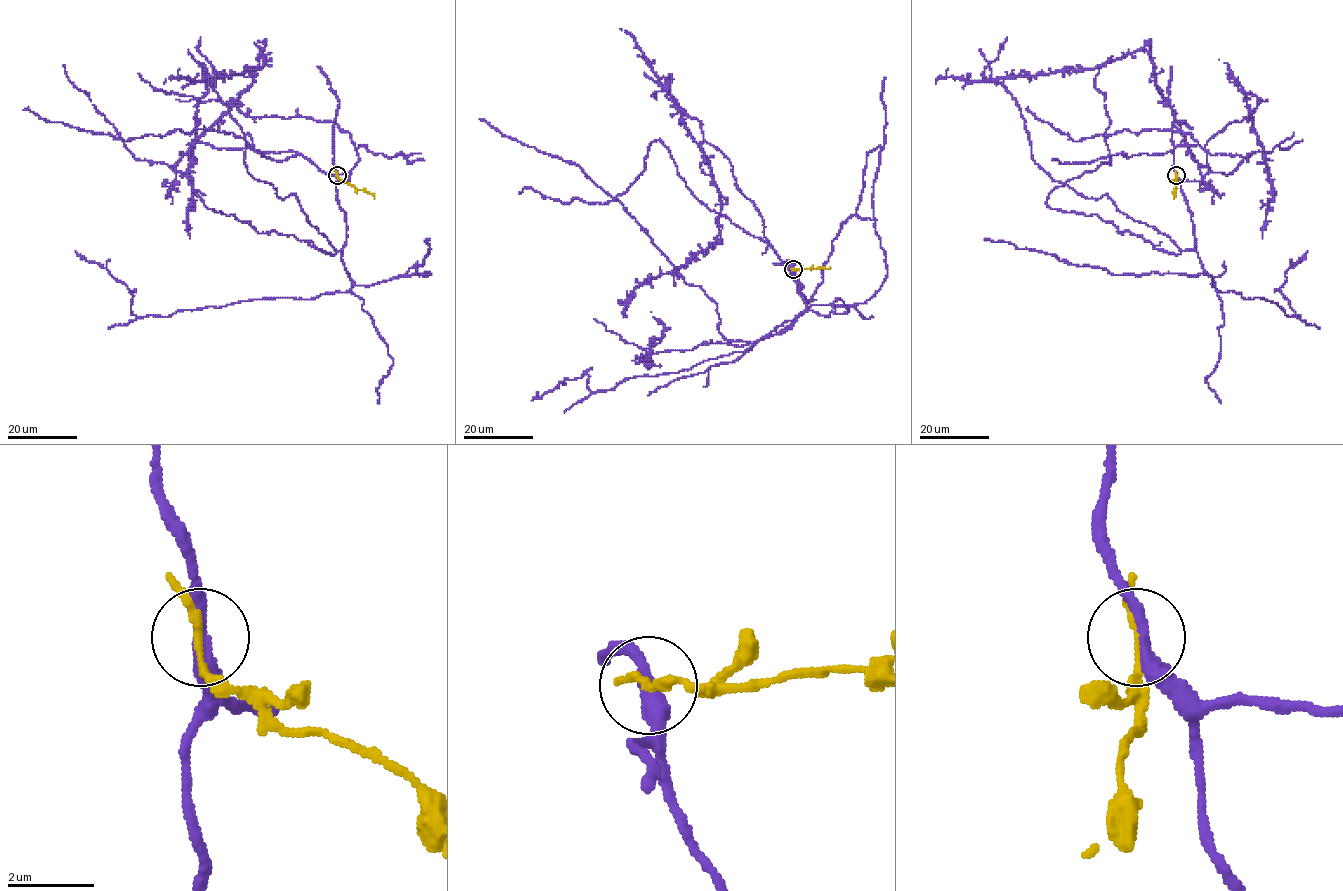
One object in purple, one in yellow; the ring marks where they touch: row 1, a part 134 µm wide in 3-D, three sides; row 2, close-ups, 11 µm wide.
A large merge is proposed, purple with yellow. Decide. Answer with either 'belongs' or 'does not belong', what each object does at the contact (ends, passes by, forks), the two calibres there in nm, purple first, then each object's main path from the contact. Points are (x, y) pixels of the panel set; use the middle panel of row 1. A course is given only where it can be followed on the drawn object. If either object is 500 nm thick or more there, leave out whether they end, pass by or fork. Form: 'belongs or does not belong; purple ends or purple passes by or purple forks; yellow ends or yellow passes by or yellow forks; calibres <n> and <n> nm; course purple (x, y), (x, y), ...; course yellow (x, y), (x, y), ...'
does not belong; purple passes by; yellow passes by; calibres 320 and 160 nm; course purple (793, 269), (801, 289), (732, 165), (668, 90), (717, 190), (717, 238), (644, 282), (627, 305); course yellow (793, 269), (830, 267)

